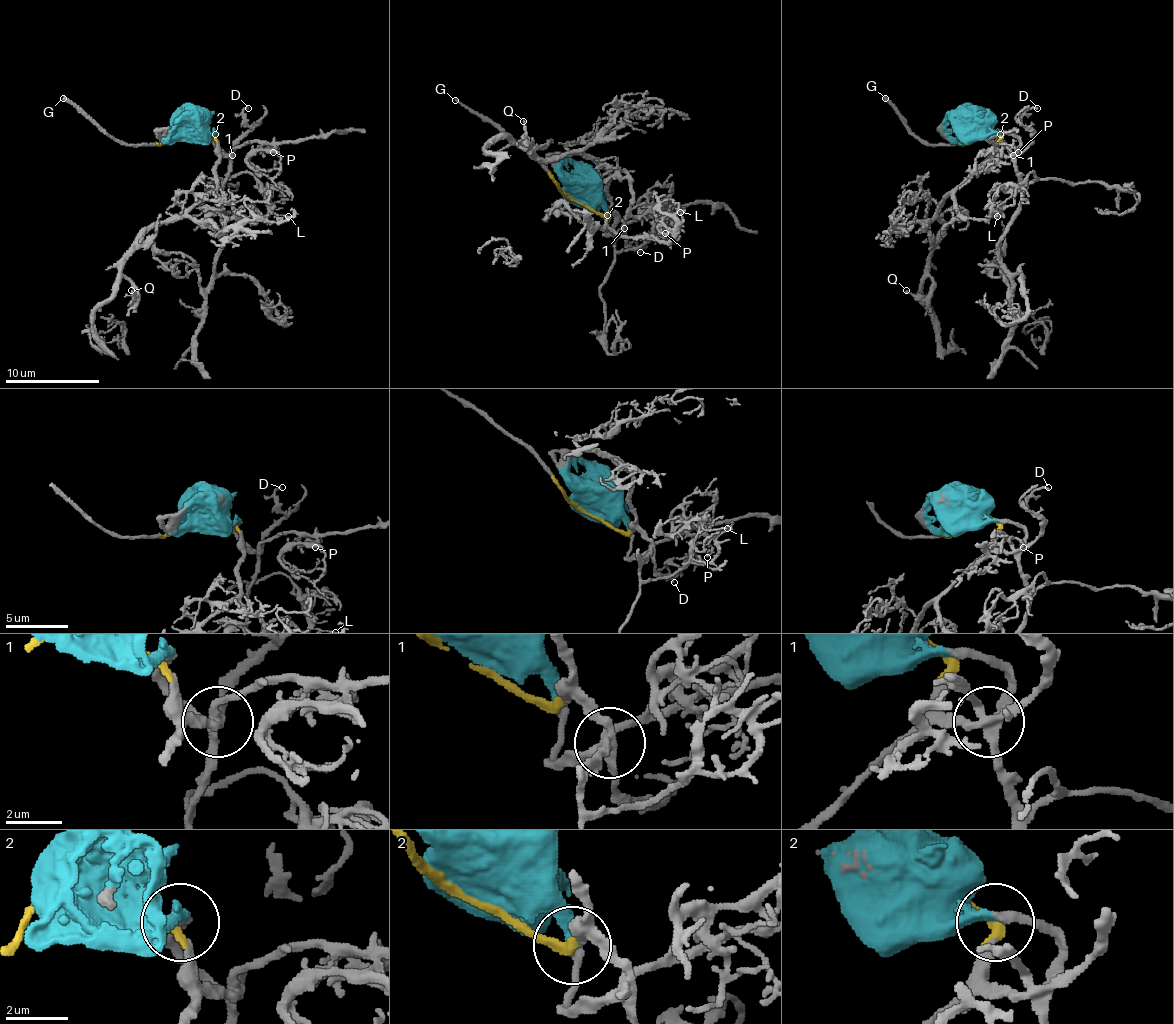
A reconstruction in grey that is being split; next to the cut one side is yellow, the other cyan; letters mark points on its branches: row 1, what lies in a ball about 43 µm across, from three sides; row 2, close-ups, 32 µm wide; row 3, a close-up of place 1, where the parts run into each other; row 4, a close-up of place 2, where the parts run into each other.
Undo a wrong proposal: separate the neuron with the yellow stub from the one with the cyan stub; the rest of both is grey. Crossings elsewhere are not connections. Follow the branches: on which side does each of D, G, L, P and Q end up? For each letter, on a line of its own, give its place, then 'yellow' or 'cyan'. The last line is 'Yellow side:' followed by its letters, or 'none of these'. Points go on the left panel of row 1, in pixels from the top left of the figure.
D: at (248, 108); yellow
G: at (63, 98); yellow
L: at (288, 216); yellow
P: at (273, 152); cyan
Q: at (131, 290); yellow
Yellow side: D, G, L, Q

